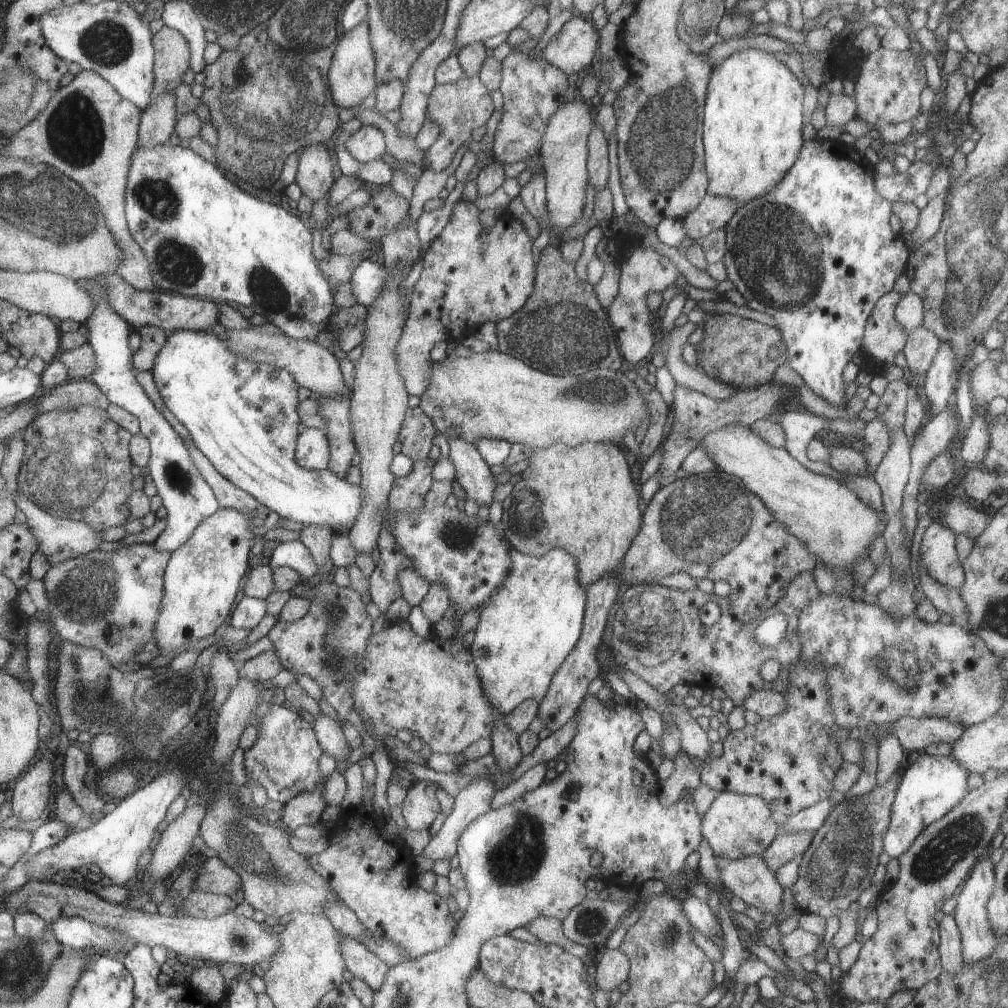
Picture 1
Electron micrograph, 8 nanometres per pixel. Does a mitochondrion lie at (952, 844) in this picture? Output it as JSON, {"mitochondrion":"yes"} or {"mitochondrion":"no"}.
{"mitochondrion":"yes"}

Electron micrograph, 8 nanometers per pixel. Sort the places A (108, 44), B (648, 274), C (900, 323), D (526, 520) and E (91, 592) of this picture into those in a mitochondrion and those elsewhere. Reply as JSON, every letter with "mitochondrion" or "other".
{"A":"mitochondrion","B":"other","C":"other","D":"mitochondrion","E":"mitochondrion"}

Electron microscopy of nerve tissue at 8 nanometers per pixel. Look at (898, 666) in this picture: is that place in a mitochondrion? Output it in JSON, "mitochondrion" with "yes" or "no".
{"mitochondrion":"yes"}

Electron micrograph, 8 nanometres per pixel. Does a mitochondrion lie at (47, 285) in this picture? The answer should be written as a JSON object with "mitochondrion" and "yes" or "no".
{"mitochondrion":"no"}

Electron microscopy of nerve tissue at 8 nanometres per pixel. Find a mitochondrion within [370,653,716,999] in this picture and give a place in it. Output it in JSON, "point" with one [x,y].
{"point":[515,858]}

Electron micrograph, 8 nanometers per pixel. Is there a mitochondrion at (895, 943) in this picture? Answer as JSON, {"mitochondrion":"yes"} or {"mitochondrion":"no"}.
{"mitochondrion":"yes"}

